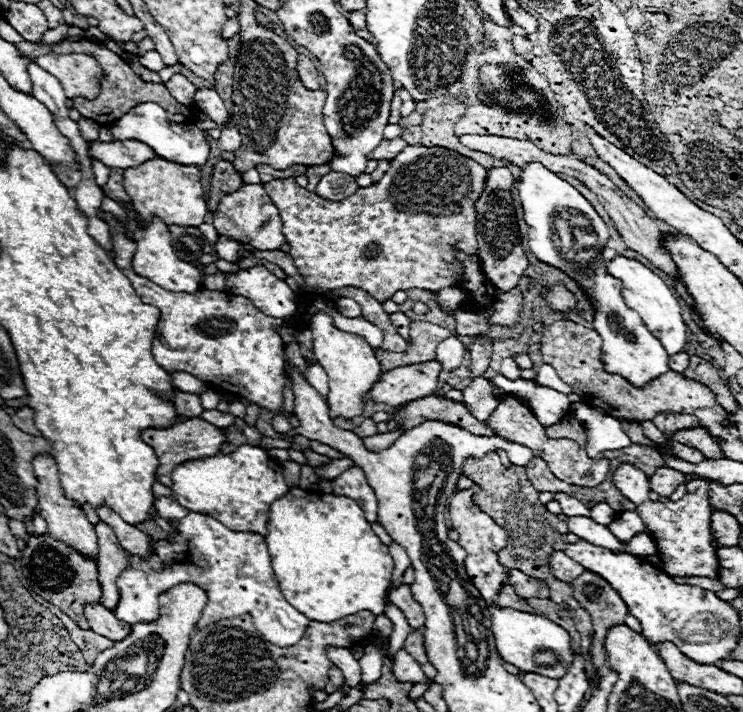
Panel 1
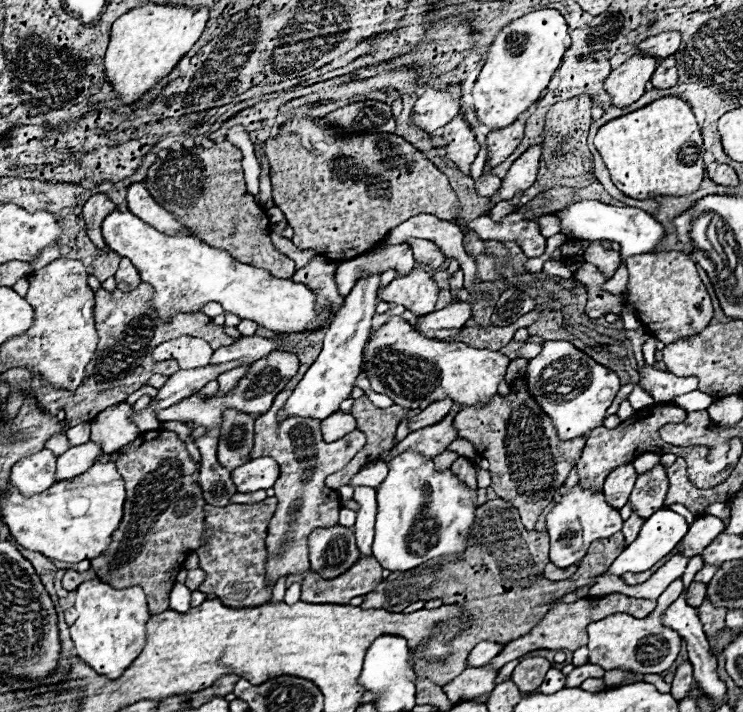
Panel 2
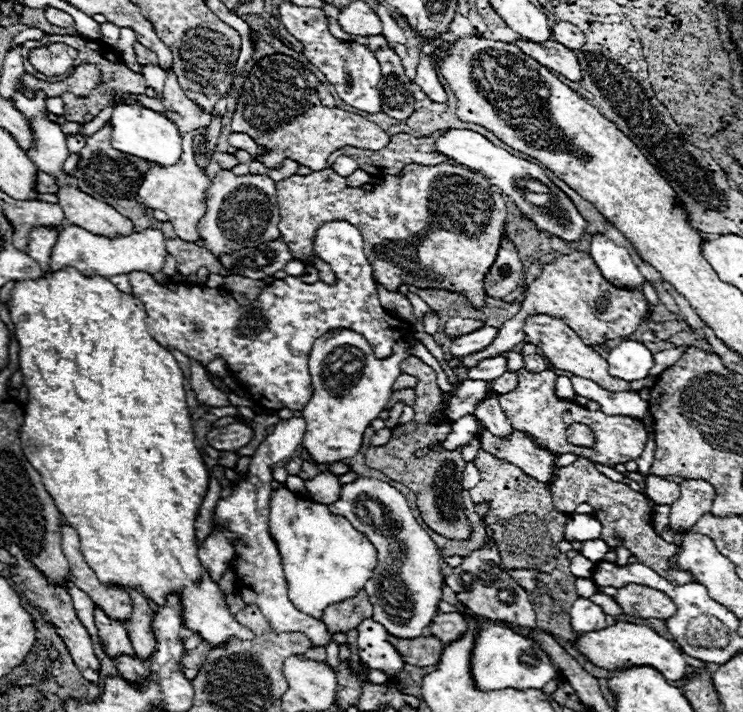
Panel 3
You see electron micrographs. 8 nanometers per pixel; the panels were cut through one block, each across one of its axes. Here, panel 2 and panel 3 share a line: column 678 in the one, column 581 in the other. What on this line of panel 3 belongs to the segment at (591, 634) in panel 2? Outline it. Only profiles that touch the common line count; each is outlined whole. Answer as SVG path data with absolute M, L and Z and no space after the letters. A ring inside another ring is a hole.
M578 578L576 580L576 590L582 598L590 598L592 594L596 594L596 588L594 588L594 582L588 580L588 578ZM618 622L618 624L606 626L604 630L582 634L582 636L578 636L578 648L594 666L608 668L608 670L618 670L618 668L646 664L646 666L652 666L652 668L664 672L664 678L668 682L682 680L686 676L688 668L690 668L686 664L686 656L674 646L674 642L656 634L648 626L630 624L630 622Z

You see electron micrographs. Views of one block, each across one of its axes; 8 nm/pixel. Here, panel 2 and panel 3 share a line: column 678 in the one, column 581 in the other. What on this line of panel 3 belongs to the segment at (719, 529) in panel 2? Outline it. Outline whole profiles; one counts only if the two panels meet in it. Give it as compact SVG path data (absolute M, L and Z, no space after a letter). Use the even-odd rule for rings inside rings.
M588 540L588 542L584 542L582 548L580 548L580 554L582 554L584 558L588 558L590 562L594 562L594 564L600 562L600 560L604 560L606 552L608 552L608 546L606 546L604 540Z

